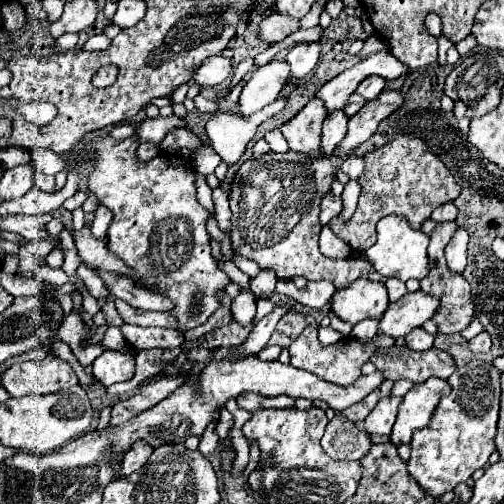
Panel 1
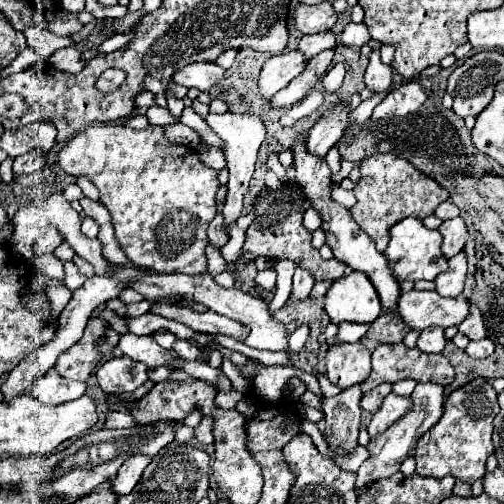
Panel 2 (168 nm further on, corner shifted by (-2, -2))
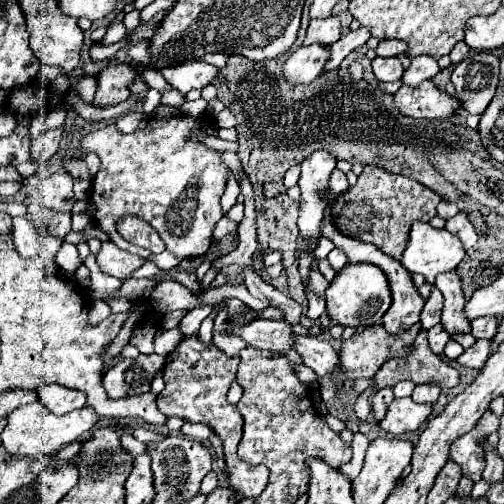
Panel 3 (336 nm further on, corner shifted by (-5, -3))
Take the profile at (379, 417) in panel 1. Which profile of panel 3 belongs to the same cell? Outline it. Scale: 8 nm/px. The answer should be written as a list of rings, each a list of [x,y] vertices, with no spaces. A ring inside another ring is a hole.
[[[394,398],[388,406],[386,416],[378,422],[382,430],[398,436],[404,432],[414,432],[430,414],[432,406],[416,404],[412,398]]]

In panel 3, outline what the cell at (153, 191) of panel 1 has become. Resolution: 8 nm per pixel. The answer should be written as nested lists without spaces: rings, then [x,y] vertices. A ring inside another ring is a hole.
[[[180,116],[180,118],[170,118],[170,120],[150,120],[148,124],[162,124],[162,126],[148,126],[146,130],[134,132],[134,134],[122,134],[114,124],[102,126],[80,140],[80,150],[82,154],[98,154],[100,158],[100,170],[92,182],[92,202],[96,204],[96,224],[110,234],[110,240],[122,248],[128,250],[130,254],[138,254],[146,258],[144,248],[136,248],[130,242],[122,238],[122,234],[116,230],[116,224],[124,216],[138,216],[144,222],[148,222],[164,240],[166,250],[172,252],[178,258],[196,258],[208,252],[210,248],[210,238],[214,224],[224,216],[220,208],[220,196],[226,186],[226,164],[220,160],[216,150],[206,148],[200,142],[194,142],[188,138],[190,130],[196,126],[196,122],[202,122],[202,132],[214,134],[216,130],[208,130],[204,126],[202,118],[190,118],[190,116]]]

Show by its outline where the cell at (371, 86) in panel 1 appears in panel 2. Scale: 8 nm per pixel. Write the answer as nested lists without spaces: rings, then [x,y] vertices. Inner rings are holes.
[[[371,39],[369,41],[369,47],[373,49],[373,53],[369,55],[369,65],[367,65],[367,71],[365,71],[365,83],[373,91],[383,91],[383,89],[387,89],[391,85],[393,67],[391,65],[385,65],[381,61],[381,55],[379,55],[381,45],[377,41]]]

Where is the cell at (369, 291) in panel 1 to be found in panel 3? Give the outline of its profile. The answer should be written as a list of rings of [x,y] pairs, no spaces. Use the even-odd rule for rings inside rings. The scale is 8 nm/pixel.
[[[348,264],[344,266],[336,278],[326,288],[326,302],[328,302],[328,318],[332,324],[340,326],[372,326],[378,324],[392,304],[388,294],[388,280],[384,272],[380,272],[372,264]]]

